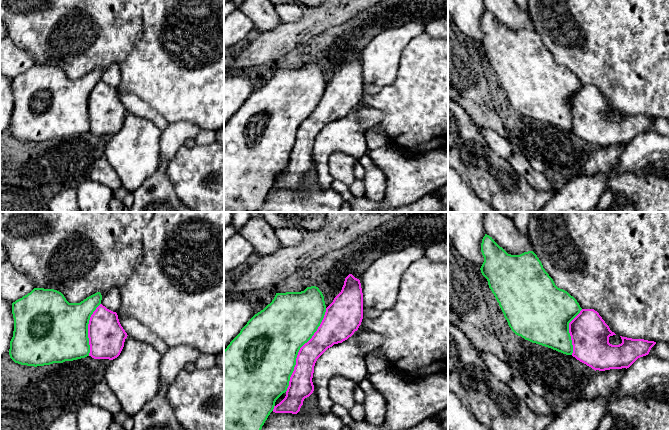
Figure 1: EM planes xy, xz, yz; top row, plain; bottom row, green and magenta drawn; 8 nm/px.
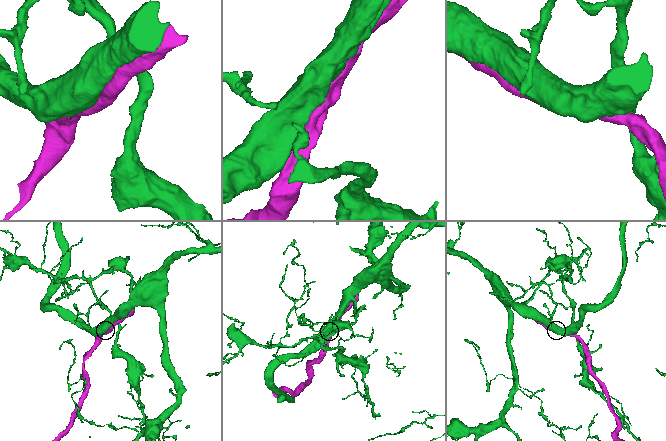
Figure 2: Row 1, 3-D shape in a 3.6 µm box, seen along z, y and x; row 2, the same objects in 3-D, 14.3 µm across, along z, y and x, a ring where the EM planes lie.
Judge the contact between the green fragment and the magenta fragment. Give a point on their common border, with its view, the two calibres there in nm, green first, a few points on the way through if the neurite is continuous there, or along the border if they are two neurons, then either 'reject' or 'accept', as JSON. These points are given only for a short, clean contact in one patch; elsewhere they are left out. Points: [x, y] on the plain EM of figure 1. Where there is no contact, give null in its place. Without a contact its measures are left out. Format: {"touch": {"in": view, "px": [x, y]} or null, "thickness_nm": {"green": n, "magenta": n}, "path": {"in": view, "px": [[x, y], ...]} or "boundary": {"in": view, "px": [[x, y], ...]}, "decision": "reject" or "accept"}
{"touch": {"in": "xz", "px": [299, 125]}, "thickness_nm": {"green": 480, "magenta": 180}, "decision": "accept"}

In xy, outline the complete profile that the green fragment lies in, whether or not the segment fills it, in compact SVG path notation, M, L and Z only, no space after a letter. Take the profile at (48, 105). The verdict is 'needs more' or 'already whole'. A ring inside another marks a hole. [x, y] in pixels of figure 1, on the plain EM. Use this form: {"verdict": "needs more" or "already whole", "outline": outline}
{"verdict": "needs more", "outline": "M34 64L12 79L14 107L10 117L10 134L15 139L34 143L87 132L109 136L117 134L128 111L117 89L103 82L101 76L102 71L97 68L80 79L69 79L57 66Z"}

